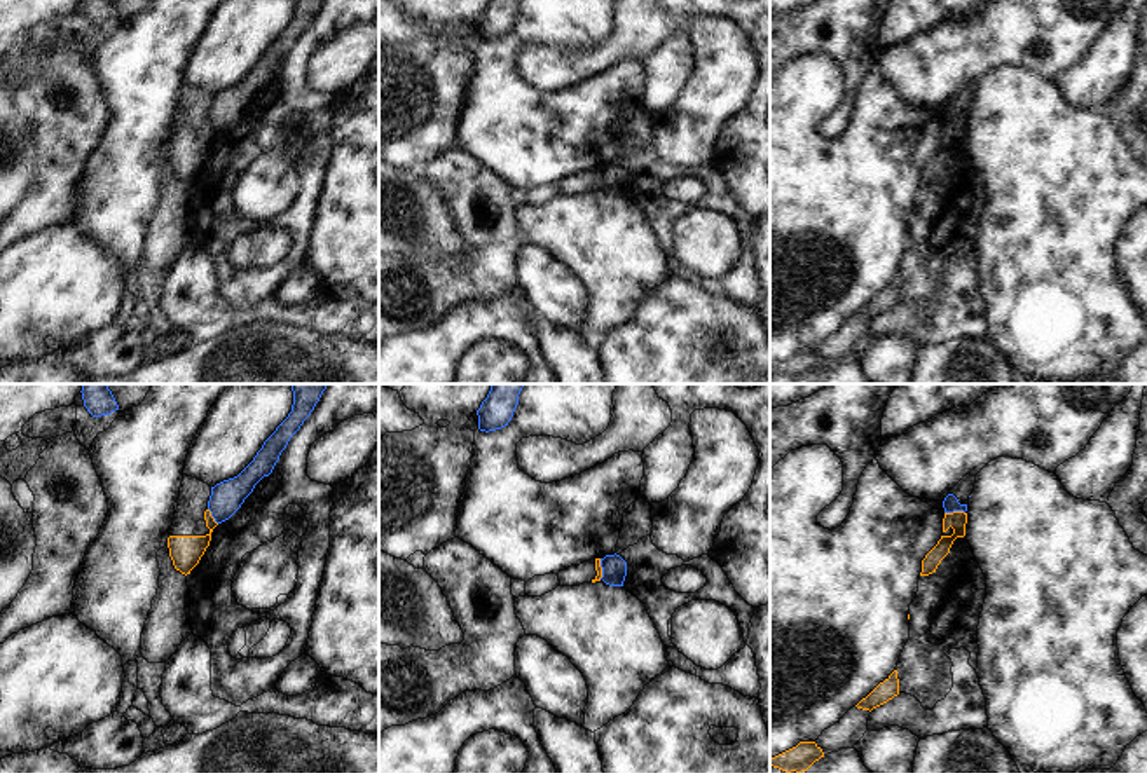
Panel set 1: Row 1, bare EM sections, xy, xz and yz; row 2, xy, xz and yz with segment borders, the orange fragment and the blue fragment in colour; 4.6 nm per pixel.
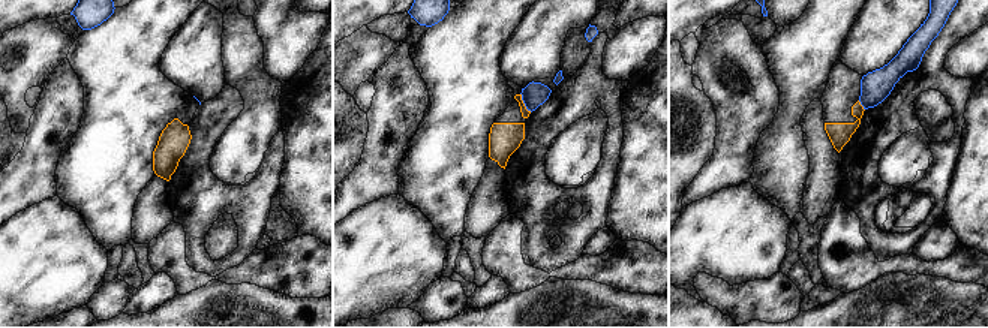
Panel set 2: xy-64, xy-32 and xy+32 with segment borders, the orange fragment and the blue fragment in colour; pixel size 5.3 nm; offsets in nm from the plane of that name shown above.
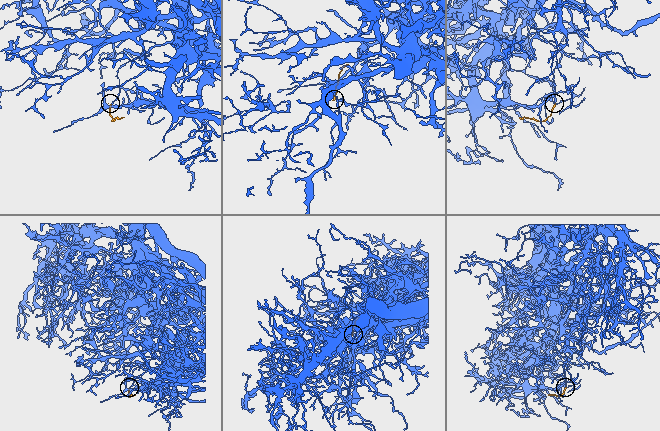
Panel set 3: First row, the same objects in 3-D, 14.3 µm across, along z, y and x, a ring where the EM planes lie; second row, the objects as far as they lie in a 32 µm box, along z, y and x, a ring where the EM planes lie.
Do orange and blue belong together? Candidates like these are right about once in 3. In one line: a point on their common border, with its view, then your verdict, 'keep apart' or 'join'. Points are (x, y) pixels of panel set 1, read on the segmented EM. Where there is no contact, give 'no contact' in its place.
yz (954, 512) | keep apart

